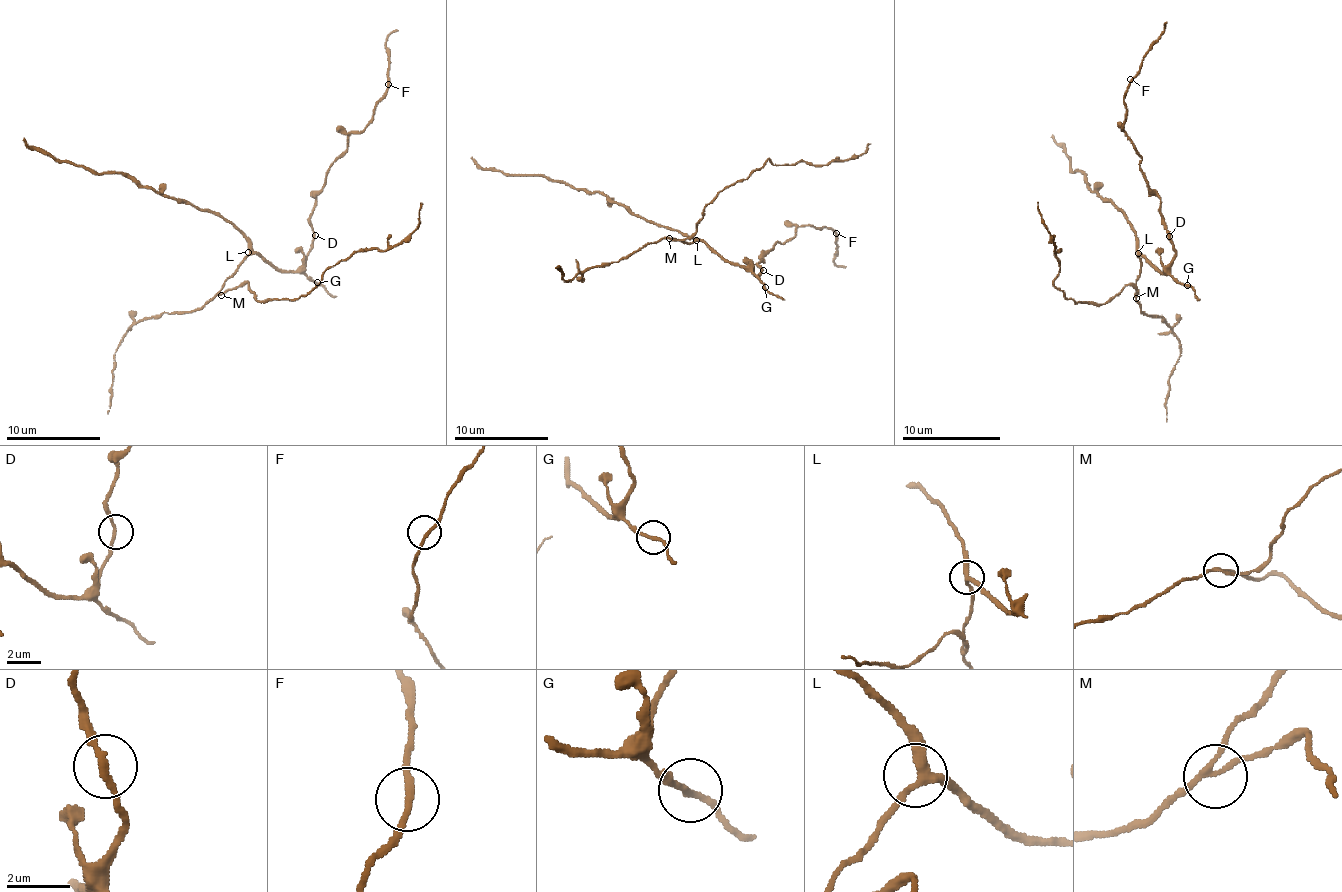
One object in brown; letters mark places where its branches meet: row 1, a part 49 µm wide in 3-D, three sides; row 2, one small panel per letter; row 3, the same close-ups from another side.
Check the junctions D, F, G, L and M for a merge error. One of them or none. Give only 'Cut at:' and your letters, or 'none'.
Cut at: M

